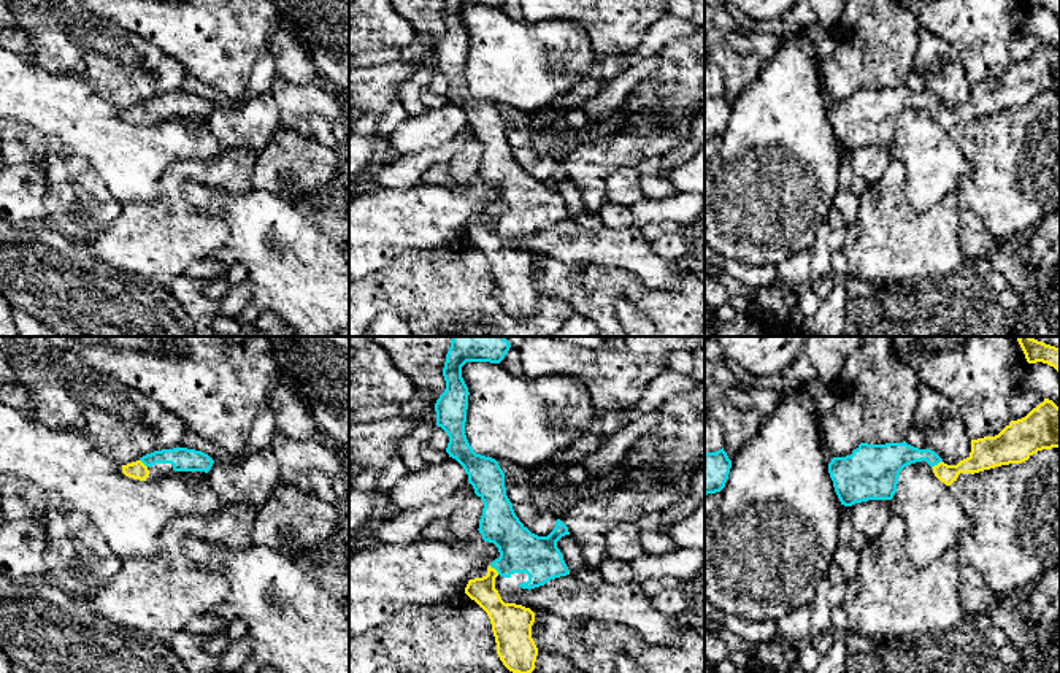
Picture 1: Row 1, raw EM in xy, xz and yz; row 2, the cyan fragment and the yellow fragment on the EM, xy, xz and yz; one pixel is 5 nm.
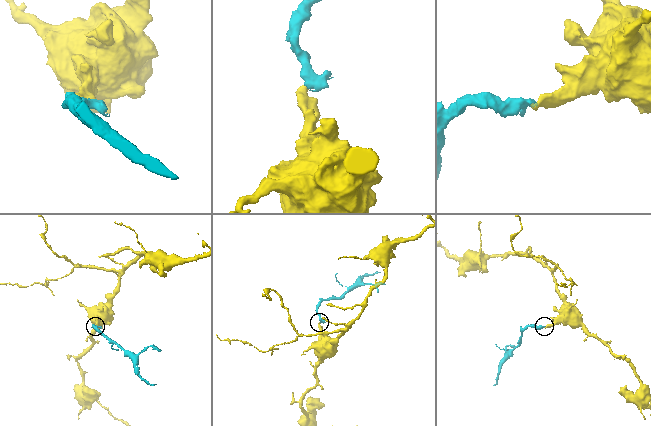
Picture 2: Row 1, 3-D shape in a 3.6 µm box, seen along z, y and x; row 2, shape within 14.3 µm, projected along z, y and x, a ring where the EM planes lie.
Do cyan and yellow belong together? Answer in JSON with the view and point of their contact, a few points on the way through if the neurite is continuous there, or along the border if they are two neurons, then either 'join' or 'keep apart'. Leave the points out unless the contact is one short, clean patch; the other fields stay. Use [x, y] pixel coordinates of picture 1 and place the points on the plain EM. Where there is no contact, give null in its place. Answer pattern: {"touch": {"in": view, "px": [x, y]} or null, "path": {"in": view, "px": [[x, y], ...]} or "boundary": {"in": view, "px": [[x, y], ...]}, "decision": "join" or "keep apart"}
{"touch": {"in": "xz", "px": [494, 211]}, "path": {"in": "xz", "px": [[521, 196], [505, 210], [494, 211], [483, 235]]}, "decision": "join"}

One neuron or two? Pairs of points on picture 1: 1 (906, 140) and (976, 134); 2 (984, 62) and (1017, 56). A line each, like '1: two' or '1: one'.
1: two
2: two

